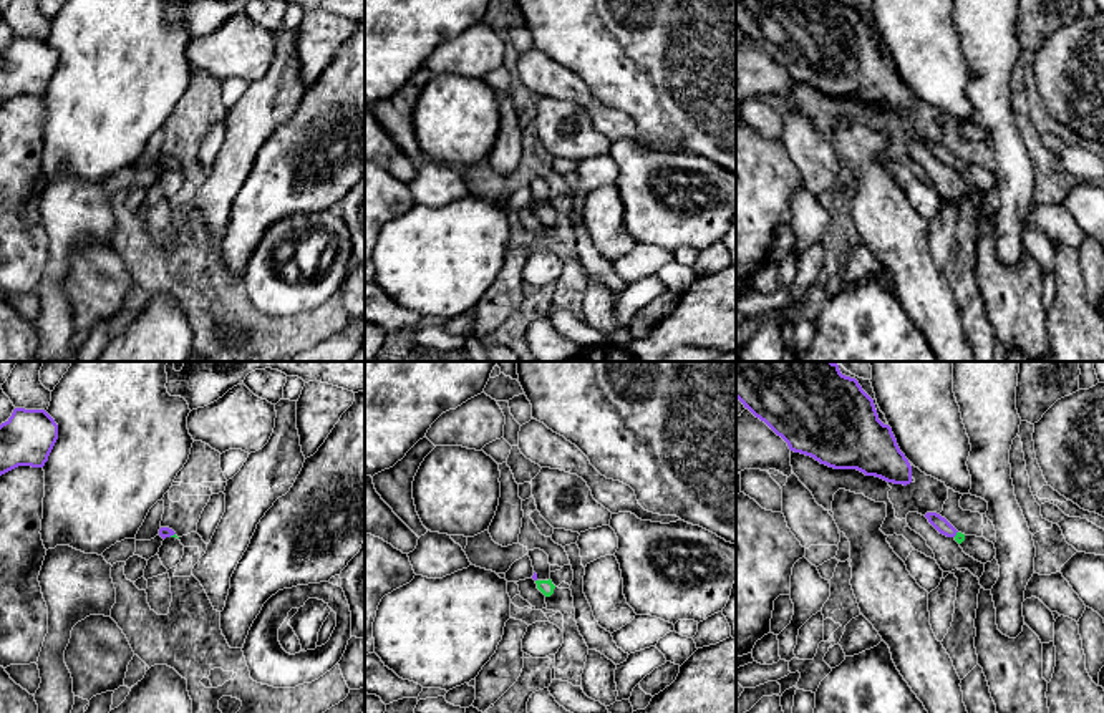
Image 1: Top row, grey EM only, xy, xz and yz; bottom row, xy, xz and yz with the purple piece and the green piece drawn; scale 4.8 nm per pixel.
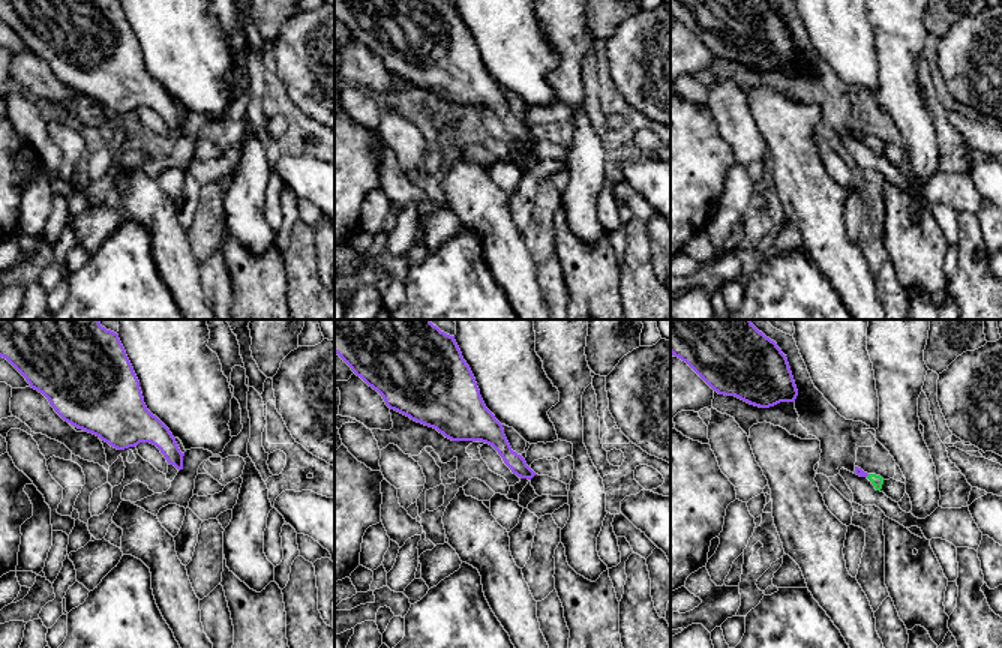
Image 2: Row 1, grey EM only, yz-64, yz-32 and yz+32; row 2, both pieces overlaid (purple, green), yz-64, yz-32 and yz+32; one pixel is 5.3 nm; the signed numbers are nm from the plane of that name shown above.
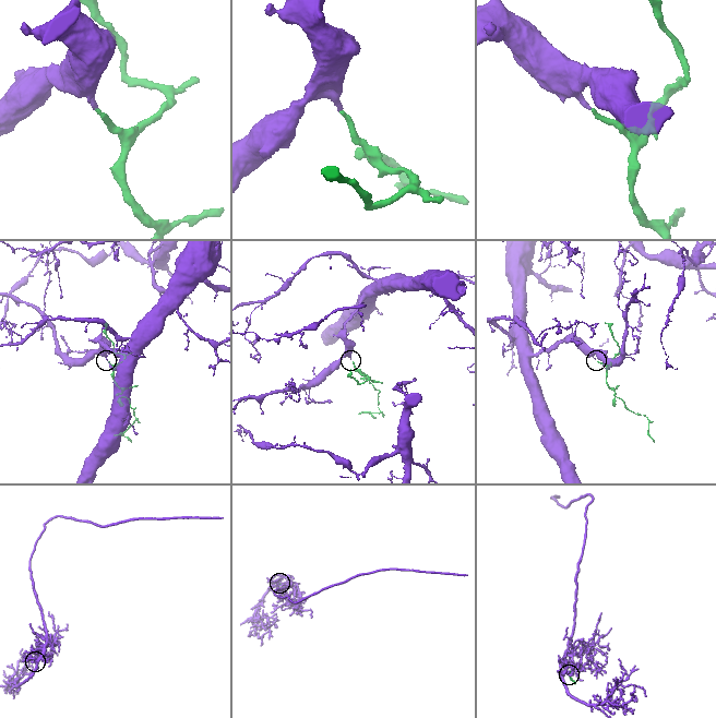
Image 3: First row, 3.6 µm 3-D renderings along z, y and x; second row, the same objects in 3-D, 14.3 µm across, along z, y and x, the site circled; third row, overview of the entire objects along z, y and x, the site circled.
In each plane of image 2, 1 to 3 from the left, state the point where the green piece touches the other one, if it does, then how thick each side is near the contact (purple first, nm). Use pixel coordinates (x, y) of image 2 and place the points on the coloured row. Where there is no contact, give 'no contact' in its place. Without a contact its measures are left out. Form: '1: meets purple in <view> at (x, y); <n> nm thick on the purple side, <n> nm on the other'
1: no contact
2: no contact
3: no contact

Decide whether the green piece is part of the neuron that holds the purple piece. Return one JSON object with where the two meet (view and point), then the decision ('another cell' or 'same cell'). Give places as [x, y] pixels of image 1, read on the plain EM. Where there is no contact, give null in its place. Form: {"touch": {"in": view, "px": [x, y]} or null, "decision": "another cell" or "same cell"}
{"touch": {"in": "xy", "px": [171, 163]}, "decision": "same cell"}

